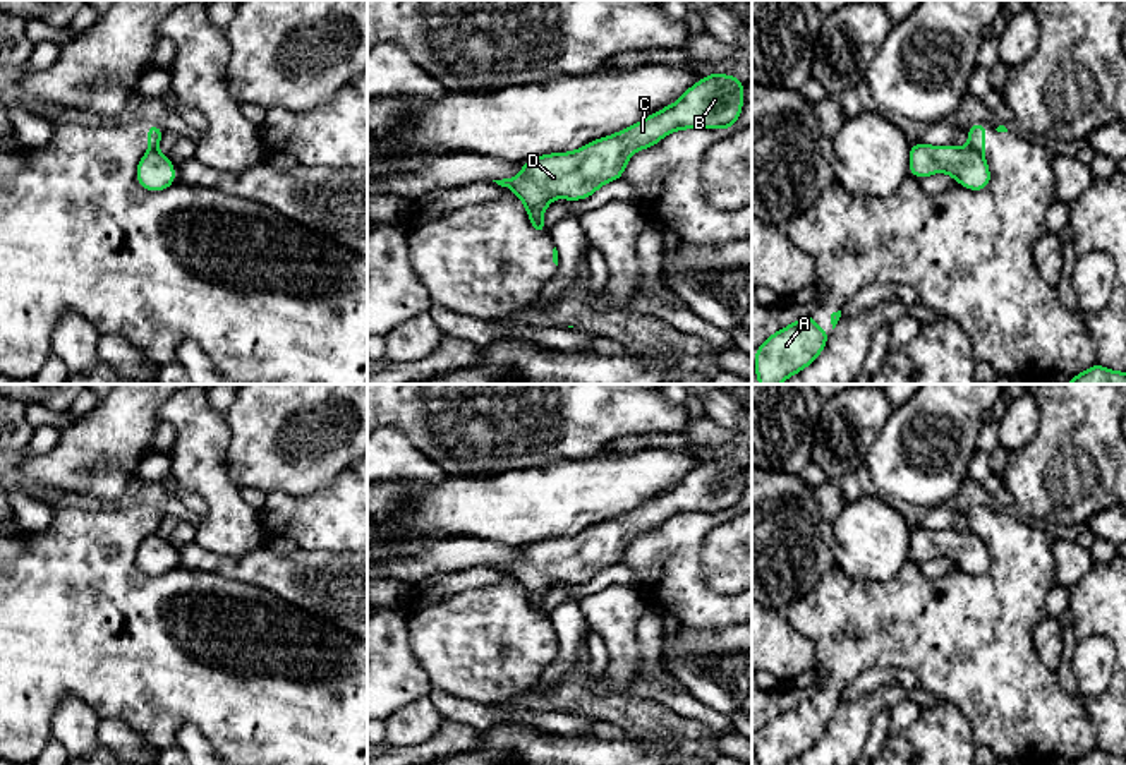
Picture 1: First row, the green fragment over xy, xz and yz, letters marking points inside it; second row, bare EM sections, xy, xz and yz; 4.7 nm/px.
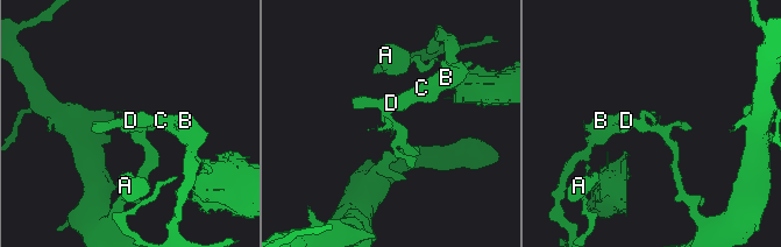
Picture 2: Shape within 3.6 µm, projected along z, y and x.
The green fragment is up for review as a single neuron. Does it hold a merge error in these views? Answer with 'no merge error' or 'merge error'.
merge error

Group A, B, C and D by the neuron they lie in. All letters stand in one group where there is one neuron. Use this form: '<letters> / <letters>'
A / B C D

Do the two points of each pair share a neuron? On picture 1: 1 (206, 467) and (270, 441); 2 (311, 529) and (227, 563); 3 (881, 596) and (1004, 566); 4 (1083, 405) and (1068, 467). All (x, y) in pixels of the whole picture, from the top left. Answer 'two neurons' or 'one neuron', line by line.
1: two neurons
2: two neurons
3: one neuron
4: one neuron

